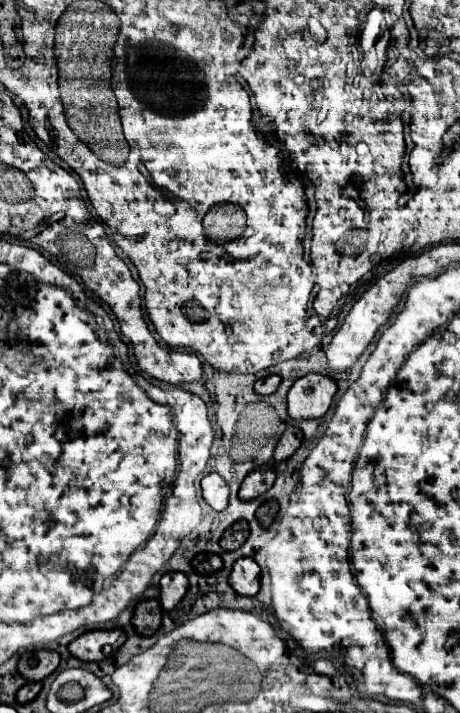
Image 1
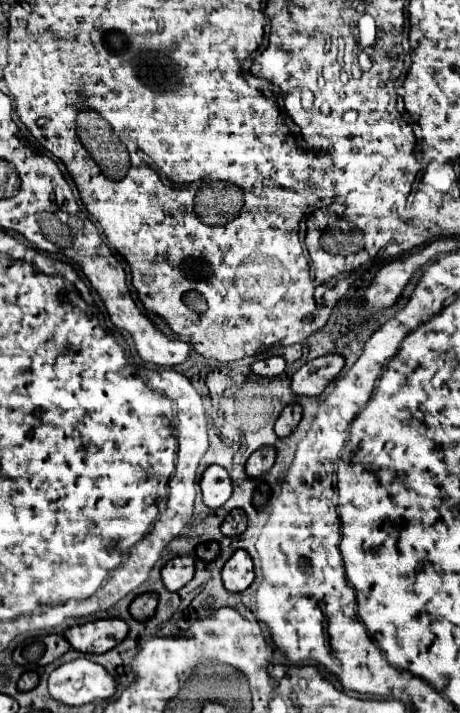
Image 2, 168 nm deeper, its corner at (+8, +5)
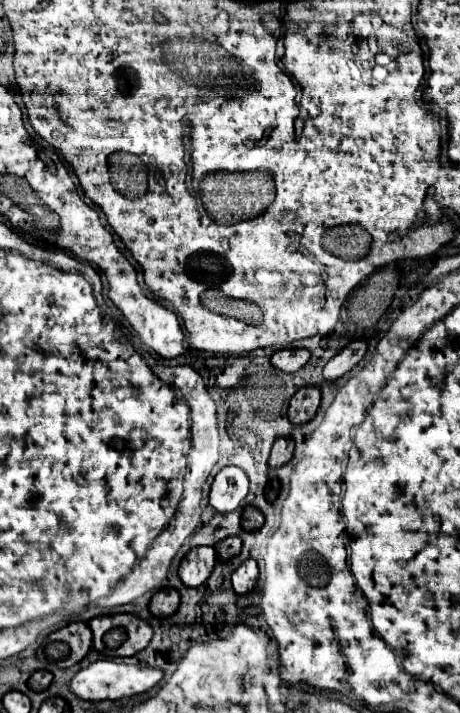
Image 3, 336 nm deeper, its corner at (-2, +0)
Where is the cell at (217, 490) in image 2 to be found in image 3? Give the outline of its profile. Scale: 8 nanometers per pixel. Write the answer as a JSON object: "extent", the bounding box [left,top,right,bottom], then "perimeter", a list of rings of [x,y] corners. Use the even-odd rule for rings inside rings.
{"extent":[210,466,248,512],"perimeter":[[[226,466],[222,468],[210,490],[210,506],[214,506],[218,512],[232,512],[240,506],[240,502],[248,494],[248,476],[238,466]]]}

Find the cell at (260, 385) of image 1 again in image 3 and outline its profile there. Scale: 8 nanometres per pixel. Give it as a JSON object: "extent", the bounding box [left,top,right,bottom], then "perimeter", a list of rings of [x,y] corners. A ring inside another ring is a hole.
{"extent":[272,350,310,372],"perimeter":[[[280,350],[280,352],[274,352],[272,356],[272,366],[276,366],[278,370],[284,370],[284,372],[296,372],[300,370],[310,358],[310,352],[308,350]]]}

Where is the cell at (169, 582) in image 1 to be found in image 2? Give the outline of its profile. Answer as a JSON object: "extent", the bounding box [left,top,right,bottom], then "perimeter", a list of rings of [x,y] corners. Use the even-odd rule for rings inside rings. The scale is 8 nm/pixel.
{"extent":[162,555,194,591],"perimeter":[[[190,555],[174,557],[162,569],[164,587],[170,591],[182,589],[192,577],[194,577],[194,557],[190,557]]]}

